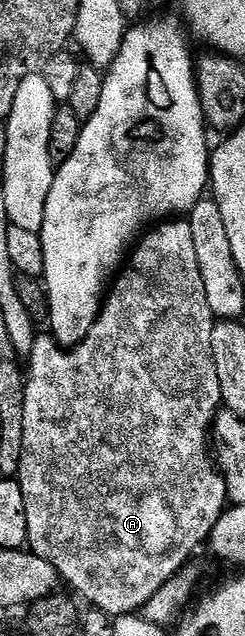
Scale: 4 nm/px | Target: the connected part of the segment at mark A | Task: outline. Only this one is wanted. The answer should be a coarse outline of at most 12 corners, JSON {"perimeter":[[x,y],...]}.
{"perimeter":[[186,221],[35,338],[27,546],[141,612],[228,506]]}

